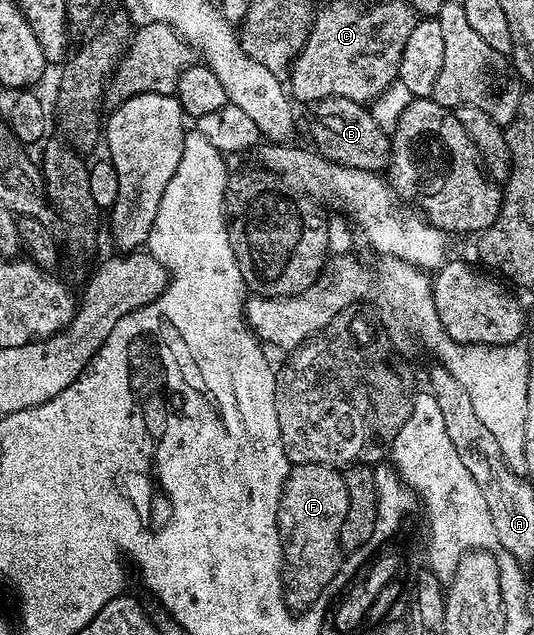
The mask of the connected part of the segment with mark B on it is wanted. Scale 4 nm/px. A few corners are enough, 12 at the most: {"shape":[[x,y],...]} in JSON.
{"shape":[[345,97],[315,102],[314,149],[371,173],[391,142],[371,108]]}

